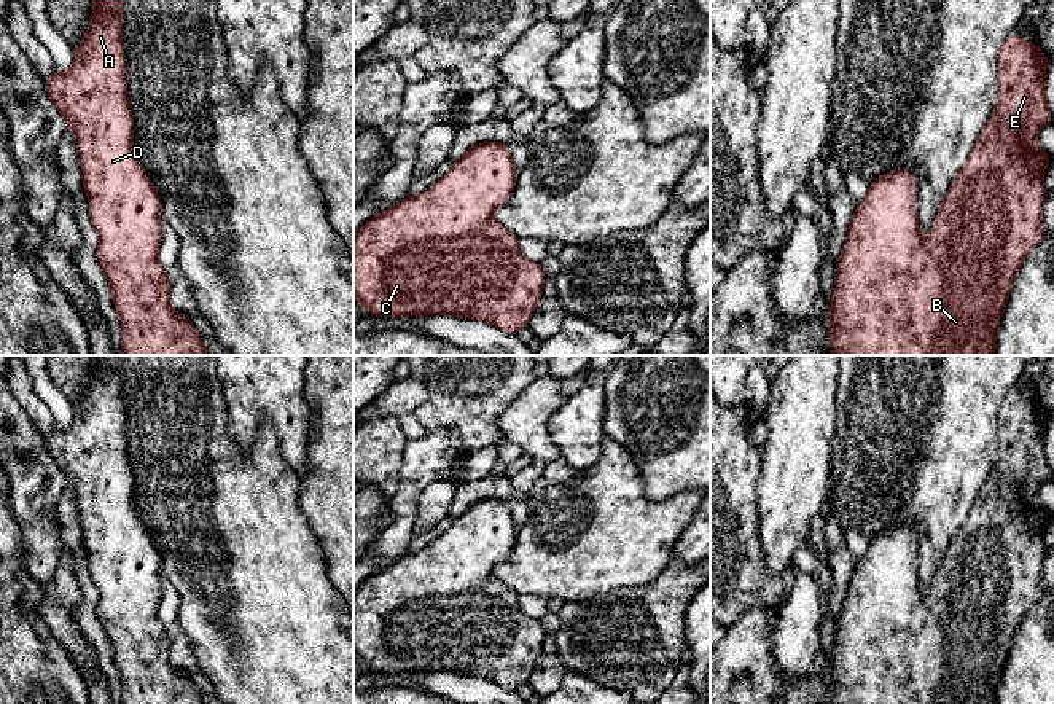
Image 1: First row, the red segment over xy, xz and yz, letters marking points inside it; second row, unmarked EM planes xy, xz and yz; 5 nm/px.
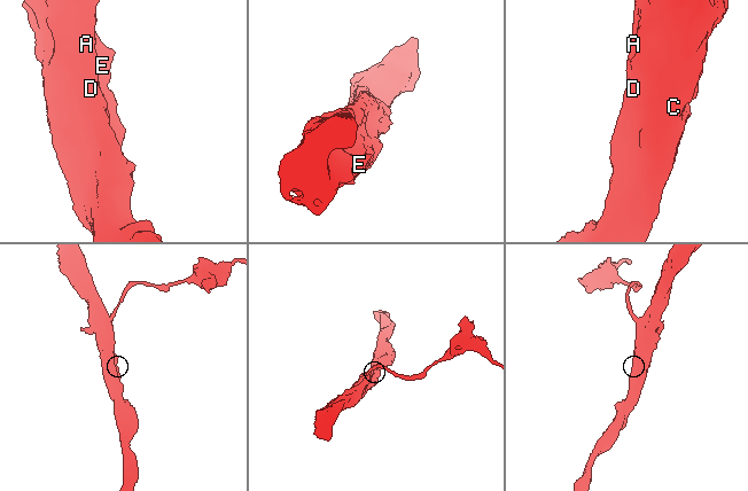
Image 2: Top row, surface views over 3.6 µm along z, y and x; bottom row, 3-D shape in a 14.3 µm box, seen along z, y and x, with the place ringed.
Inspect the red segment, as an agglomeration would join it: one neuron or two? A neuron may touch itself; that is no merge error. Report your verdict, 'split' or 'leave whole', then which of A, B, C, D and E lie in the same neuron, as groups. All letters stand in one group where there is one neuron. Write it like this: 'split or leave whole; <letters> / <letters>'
leave whole; A B C D E

